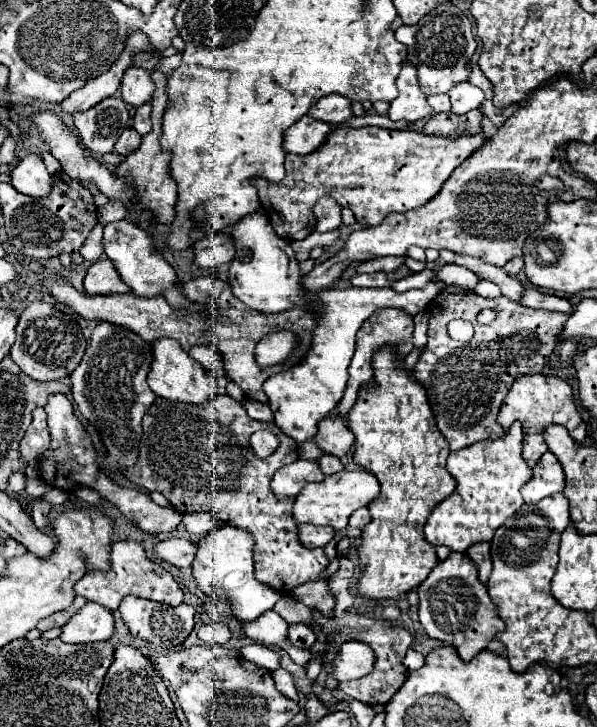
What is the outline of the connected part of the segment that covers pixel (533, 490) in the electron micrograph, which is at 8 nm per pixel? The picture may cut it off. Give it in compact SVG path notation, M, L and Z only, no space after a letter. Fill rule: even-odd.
M548 451L534 467L532 479L522 487L522 497L526 503L538 503L558 491L564 491L564 471L556 455Z

